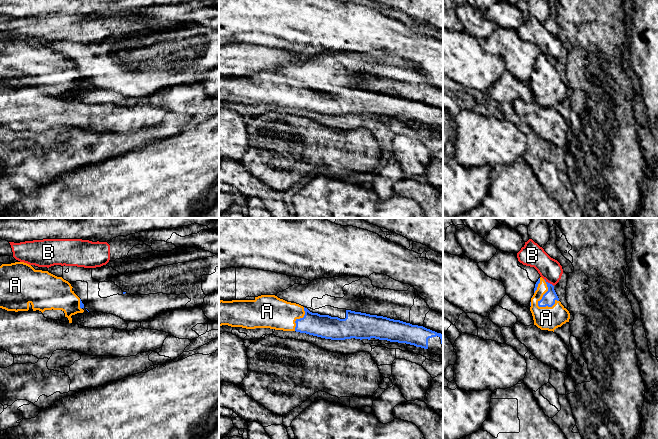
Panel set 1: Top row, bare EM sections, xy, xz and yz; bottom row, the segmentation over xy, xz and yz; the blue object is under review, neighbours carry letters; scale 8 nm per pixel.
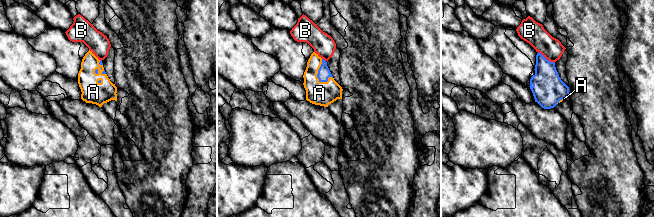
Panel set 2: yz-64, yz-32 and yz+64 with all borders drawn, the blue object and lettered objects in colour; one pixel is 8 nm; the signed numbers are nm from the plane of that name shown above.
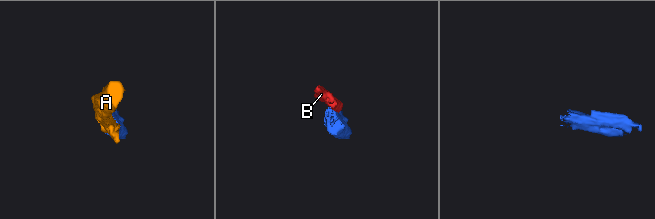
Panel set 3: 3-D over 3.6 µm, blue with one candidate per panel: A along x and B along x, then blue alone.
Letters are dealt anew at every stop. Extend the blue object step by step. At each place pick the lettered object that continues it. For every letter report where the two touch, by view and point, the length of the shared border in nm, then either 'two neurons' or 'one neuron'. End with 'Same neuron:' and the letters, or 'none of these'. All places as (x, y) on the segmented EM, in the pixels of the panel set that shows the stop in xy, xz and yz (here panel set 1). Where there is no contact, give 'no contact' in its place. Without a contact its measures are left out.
A: contact yz (541, 299); length 240 nm; one neuron
B: contact yz (549, 283); length 100 nm; two neurons
Same neuron: A

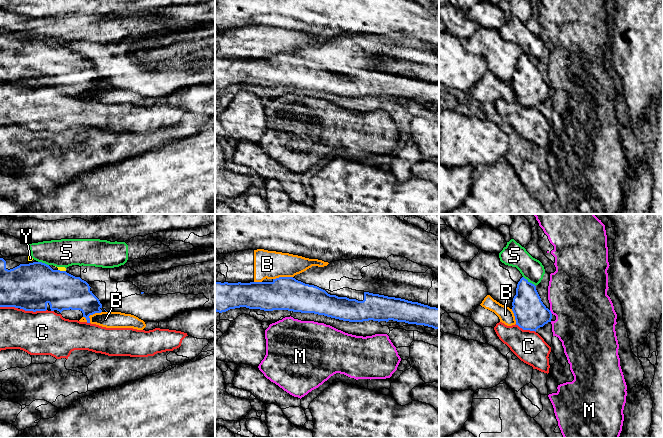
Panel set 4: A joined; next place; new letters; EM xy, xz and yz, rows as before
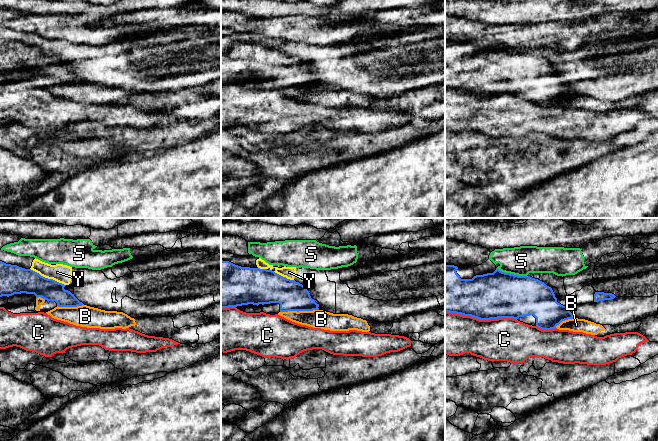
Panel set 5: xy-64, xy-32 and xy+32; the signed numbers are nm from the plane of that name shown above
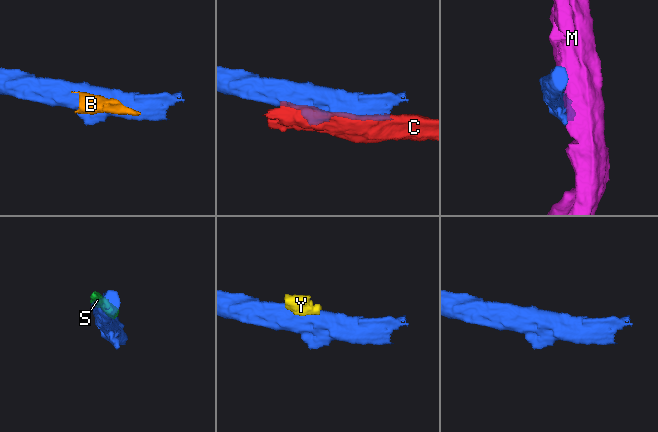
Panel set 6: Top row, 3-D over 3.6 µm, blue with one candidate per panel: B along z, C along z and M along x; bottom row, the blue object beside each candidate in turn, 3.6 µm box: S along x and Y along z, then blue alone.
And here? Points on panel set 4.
B: contact xz (282, 277); length 160 nm; two neurons
C: contact xy (33, 311); length 220 nm; two neurons
M: contact yz (550, 312); length 40 nm; two neurons
S: contact yz (529, 282); length 130 nm; two neurons
Y: contact xy (62, 271); length 70 nm; two neurons
Same neuron: none of these

